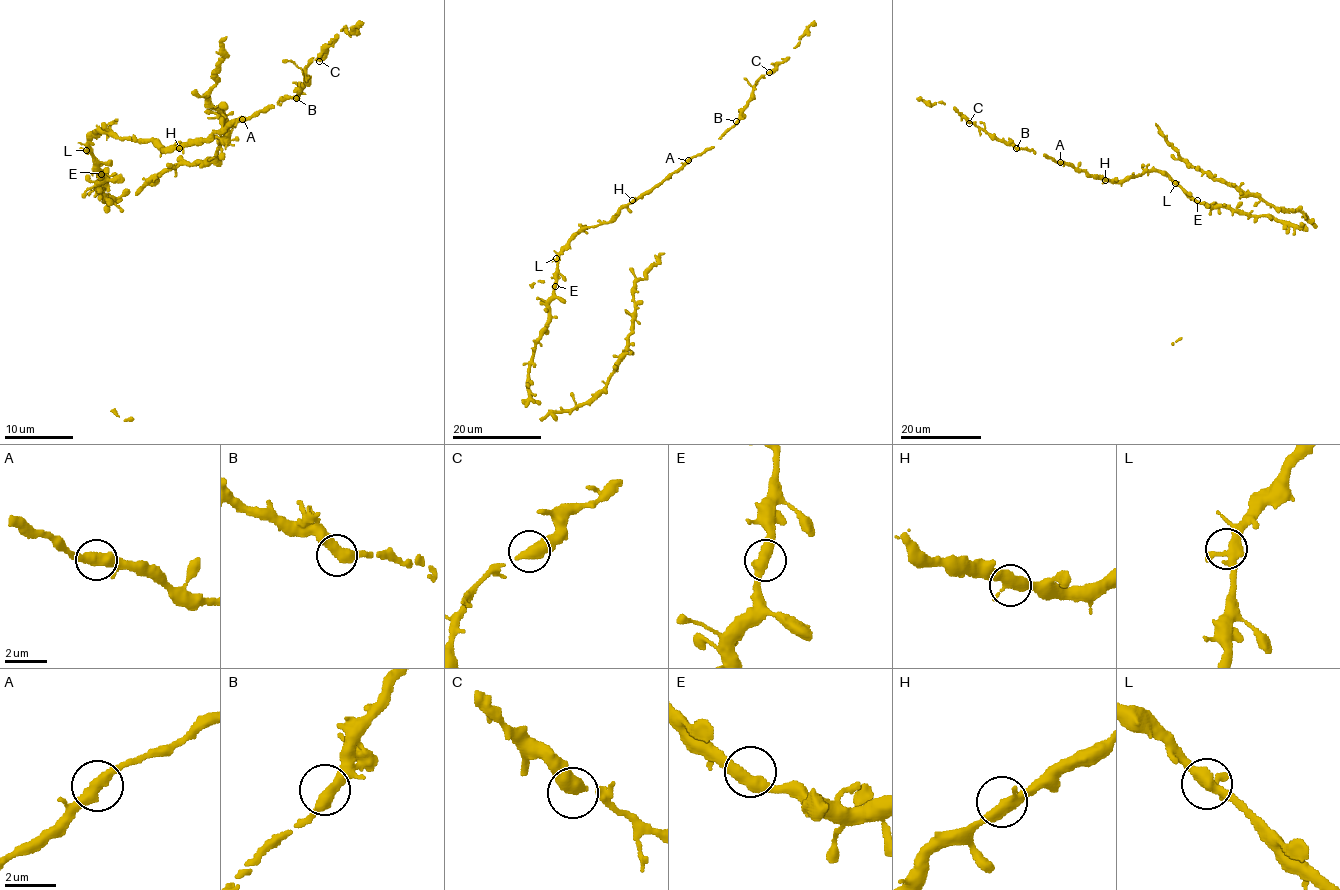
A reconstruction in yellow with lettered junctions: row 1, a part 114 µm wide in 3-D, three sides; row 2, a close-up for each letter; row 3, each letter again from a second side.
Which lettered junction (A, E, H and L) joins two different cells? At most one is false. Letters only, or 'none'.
none

